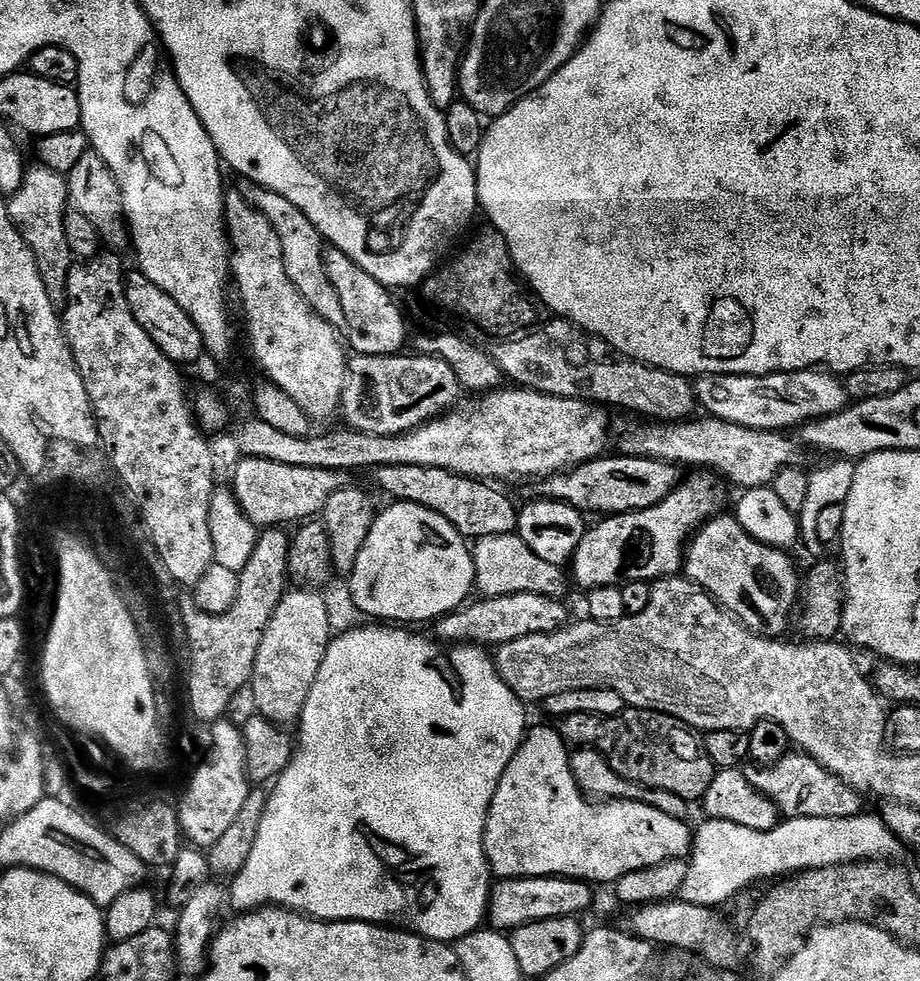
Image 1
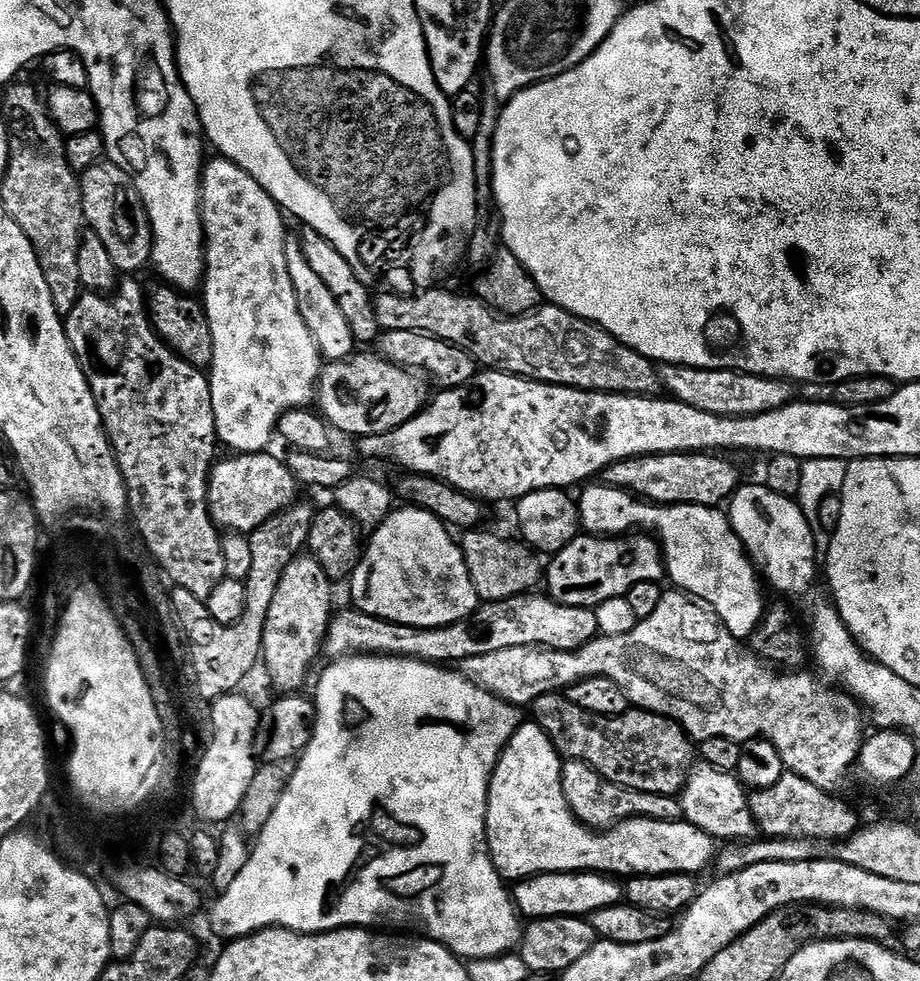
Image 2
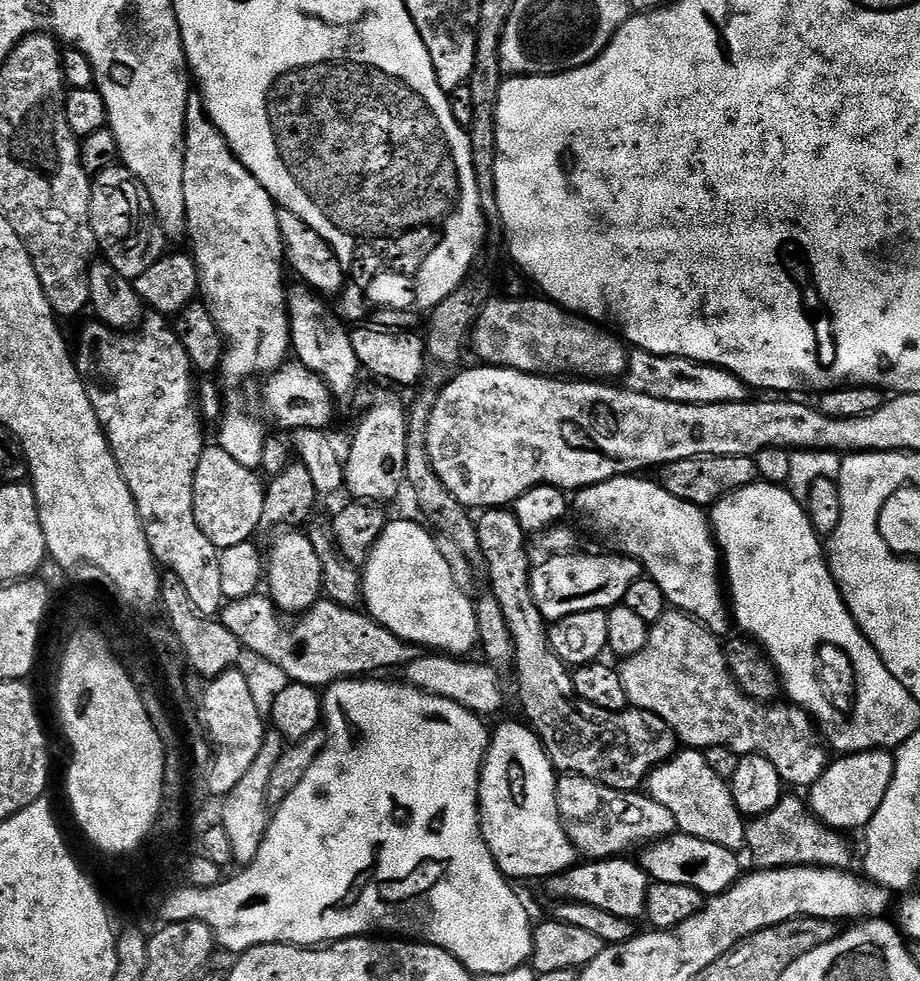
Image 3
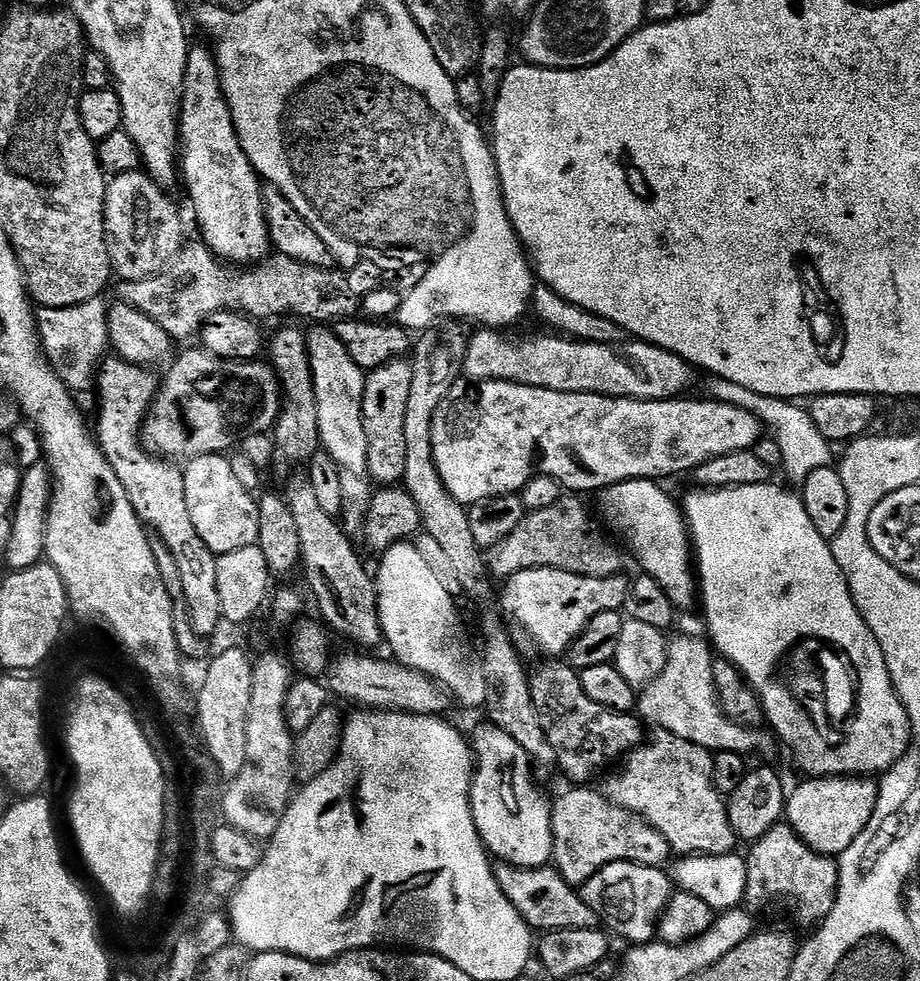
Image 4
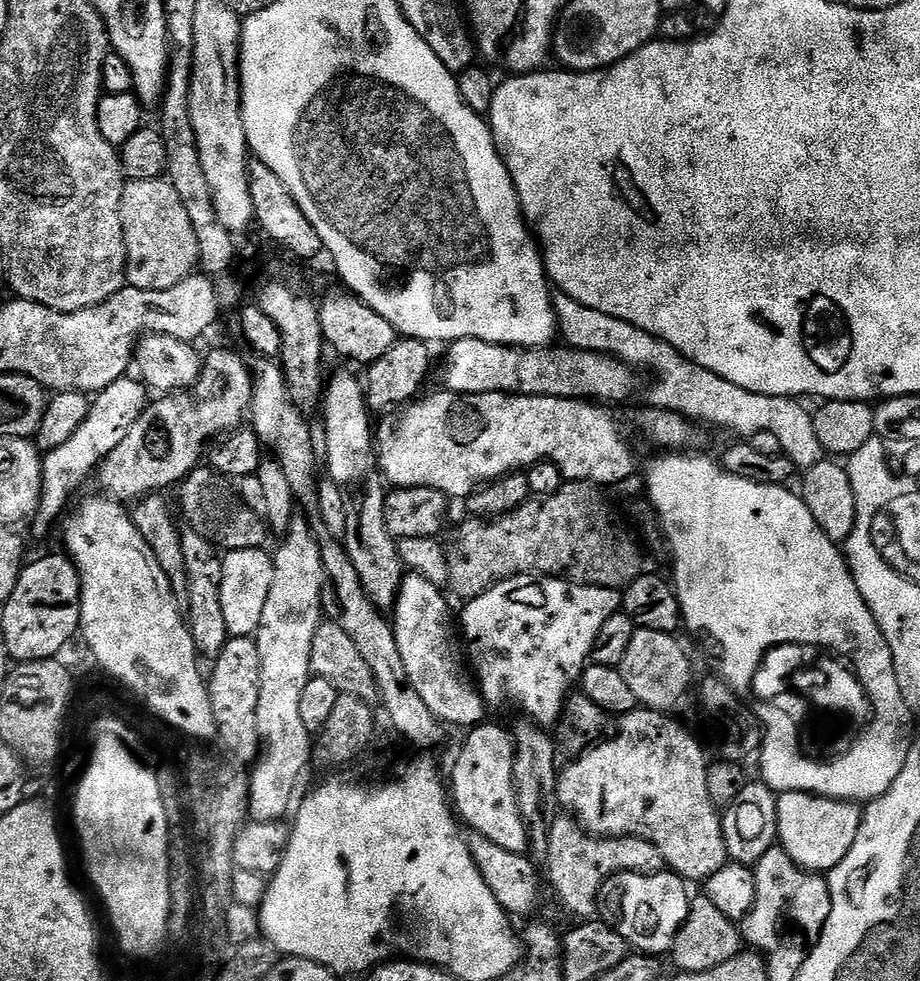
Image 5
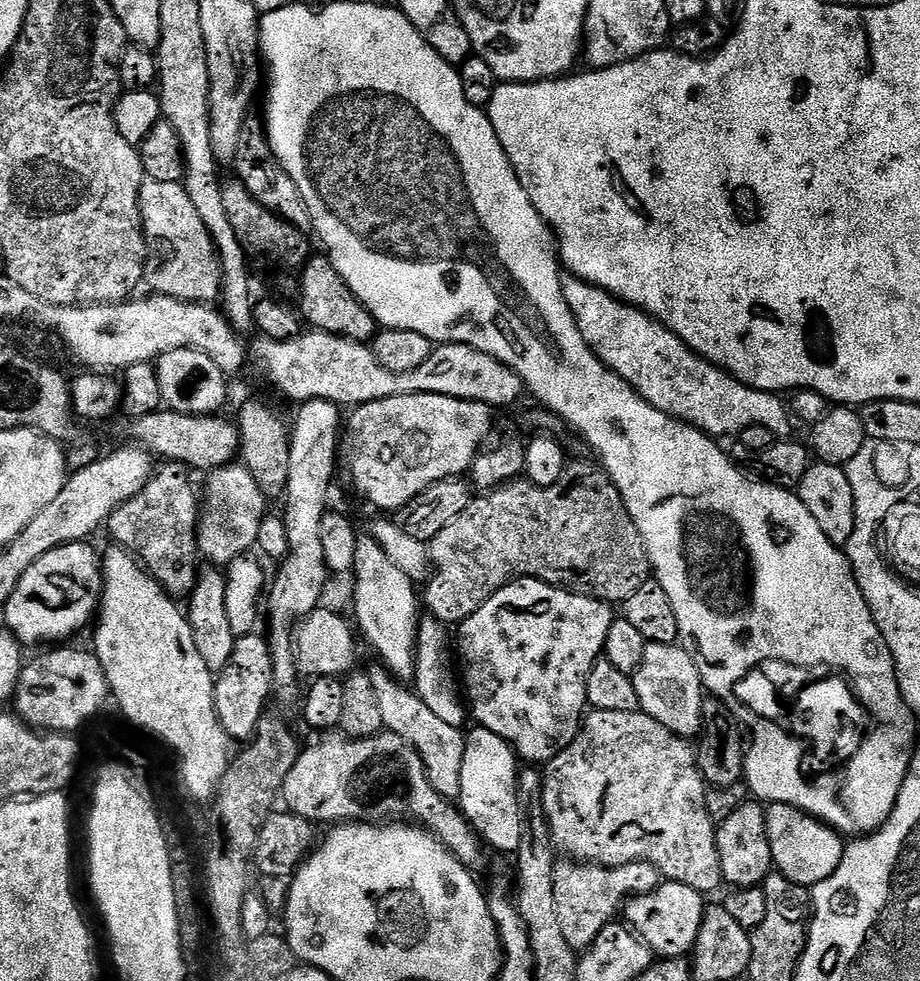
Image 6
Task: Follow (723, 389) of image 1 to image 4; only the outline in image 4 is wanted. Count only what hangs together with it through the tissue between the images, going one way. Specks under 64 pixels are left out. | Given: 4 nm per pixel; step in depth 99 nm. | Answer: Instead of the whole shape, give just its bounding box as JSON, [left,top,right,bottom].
[463,330,698,400]

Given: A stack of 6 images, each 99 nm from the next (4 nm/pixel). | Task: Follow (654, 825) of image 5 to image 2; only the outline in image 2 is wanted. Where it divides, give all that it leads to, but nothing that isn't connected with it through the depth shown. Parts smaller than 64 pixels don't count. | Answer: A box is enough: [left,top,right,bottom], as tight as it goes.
[678,762,758,842]

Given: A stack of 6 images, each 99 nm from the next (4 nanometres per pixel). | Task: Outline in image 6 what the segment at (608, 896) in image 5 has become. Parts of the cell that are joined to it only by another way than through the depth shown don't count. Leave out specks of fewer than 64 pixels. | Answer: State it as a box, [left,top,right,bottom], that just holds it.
[622,882,705,957]

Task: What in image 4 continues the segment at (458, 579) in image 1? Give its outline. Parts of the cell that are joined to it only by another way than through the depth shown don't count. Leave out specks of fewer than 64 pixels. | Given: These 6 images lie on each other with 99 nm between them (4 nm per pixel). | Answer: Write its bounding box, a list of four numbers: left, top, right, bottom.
[374,542,488,709]

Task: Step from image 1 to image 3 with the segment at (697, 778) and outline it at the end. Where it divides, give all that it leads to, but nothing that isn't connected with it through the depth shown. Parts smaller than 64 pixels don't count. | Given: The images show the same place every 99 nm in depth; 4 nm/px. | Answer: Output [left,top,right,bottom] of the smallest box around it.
[476,507,678,792]

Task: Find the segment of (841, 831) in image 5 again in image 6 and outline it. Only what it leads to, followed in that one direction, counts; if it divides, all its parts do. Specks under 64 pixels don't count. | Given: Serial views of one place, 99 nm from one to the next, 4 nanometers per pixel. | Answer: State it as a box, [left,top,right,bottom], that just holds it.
[766,804,846,886]

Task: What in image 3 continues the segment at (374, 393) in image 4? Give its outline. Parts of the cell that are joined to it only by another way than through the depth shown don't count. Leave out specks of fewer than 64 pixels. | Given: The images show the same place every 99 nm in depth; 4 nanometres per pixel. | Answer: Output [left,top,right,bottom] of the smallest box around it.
[344,396,409,502]

